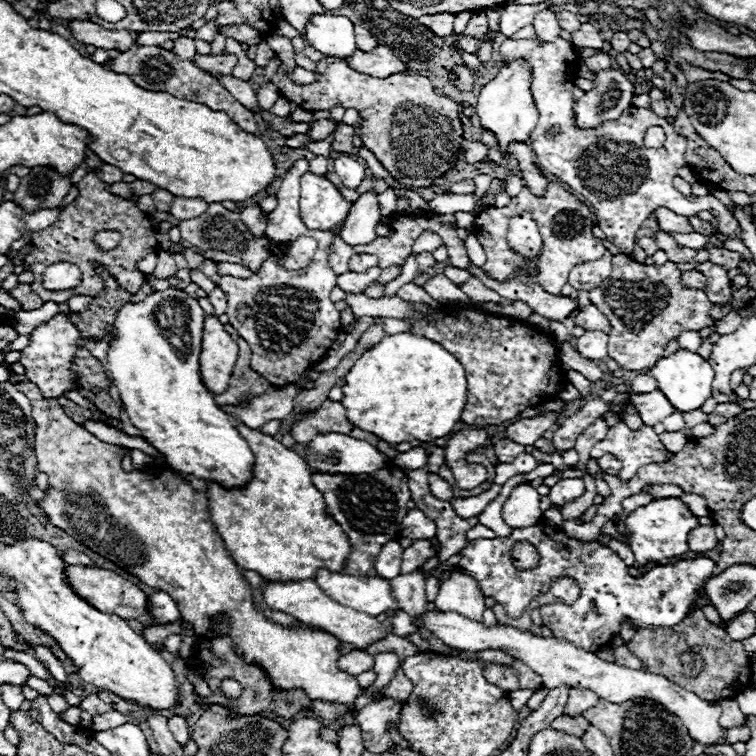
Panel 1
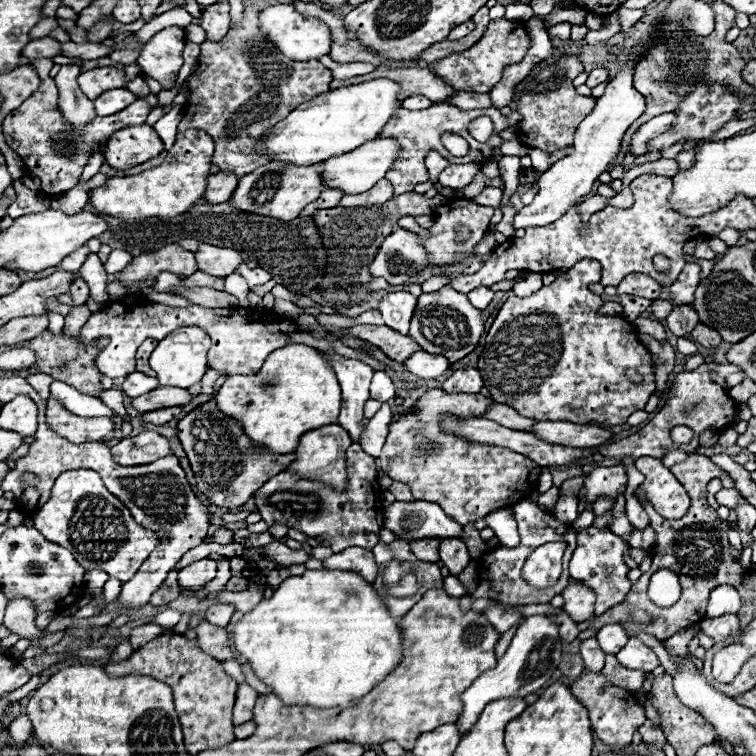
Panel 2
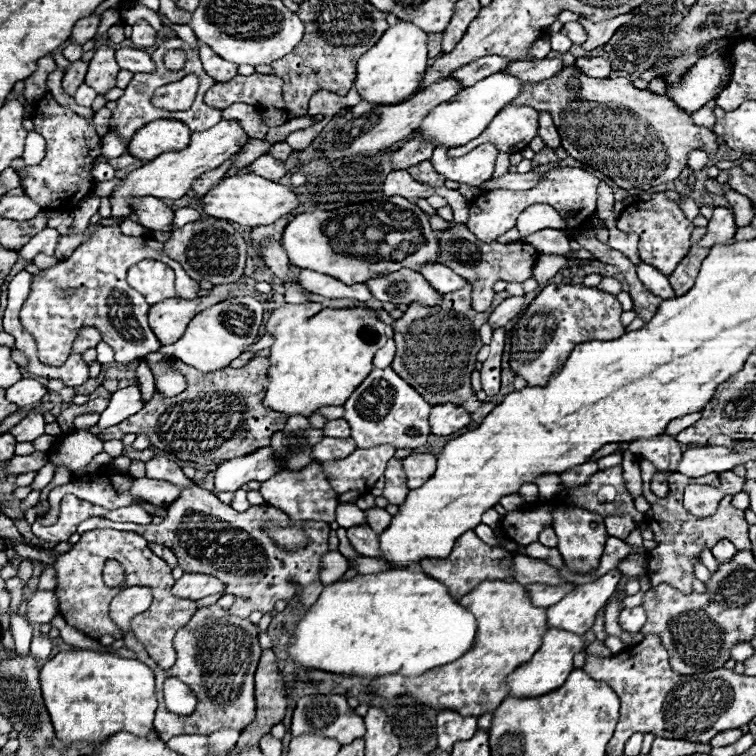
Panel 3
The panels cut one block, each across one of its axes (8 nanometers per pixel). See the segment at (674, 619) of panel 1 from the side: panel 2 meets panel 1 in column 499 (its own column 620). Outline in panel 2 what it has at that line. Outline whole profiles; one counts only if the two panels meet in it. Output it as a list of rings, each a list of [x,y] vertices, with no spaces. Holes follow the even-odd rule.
[[[588,528],[577,535],[577,549],[569,563],[570,576],[584,582],[596,592],[596,604],[594,604],[594,616],[604,614],[608,608],[622,604],[630,592],[632,582],[628,580],[628,566],[626,566],[626,554],[628,554],[628,542],[624,542],[620,536],[612,534],[608,528]]]

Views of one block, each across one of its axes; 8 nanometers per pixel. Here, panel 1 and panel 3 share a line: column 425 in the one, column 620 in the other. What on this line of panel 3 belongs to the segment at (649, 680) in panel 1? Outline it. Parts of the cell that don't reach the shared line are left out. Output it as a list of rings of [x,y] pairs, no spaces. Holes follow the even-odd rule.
[[[642,606],[636,608],[624,608],[620,612],[620,626],[626,632],[640,632],[646,622],[646,610]]]

